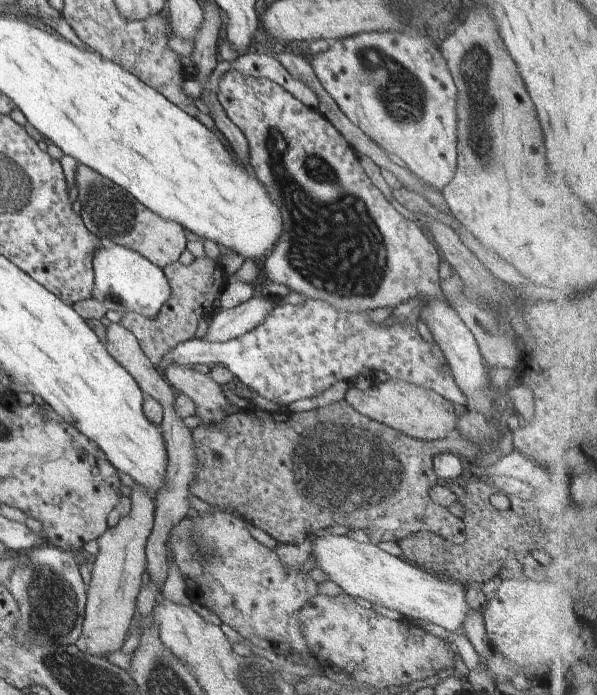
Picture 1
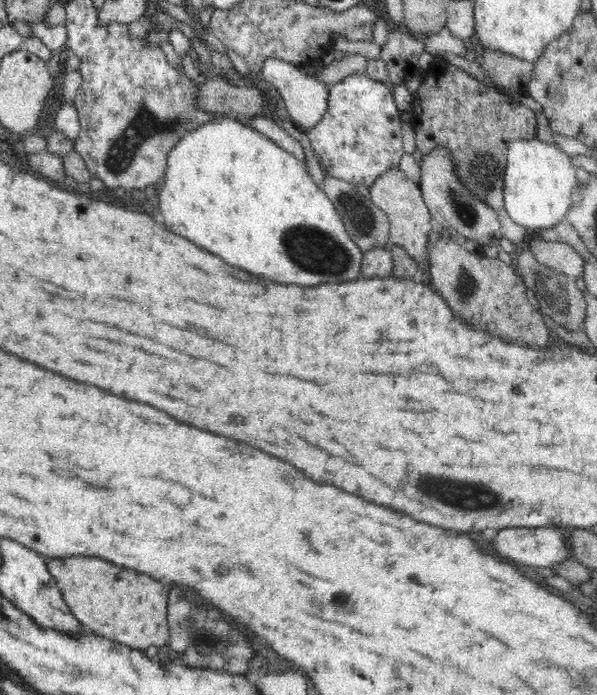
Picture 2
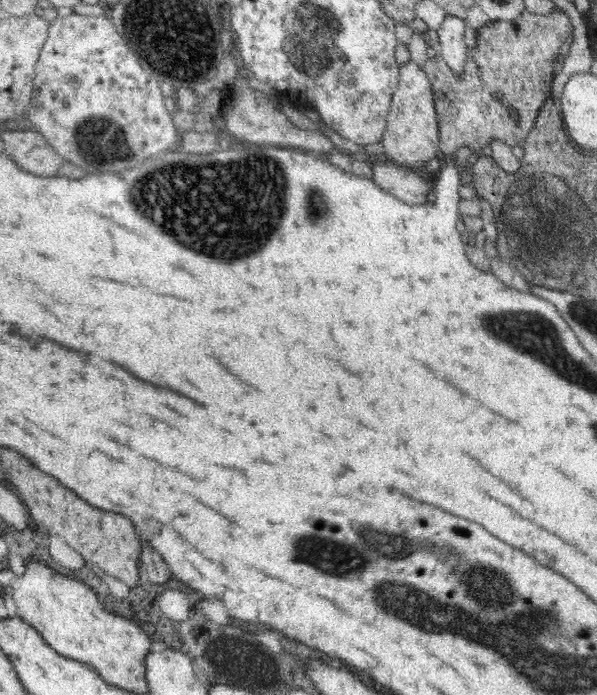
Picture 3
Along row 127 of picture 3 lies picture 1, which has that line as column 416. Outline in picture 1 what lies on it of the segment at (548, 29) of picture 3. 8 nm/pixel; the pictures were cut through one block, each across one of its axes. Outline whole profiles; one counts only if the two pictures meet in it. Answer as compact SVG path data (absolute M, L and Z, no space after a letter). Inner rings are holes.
M343 400L331 404L327 407L320 407L306 412L277 413L277 412L263 411L255 407L252 408L251 410L238 410L238 412L227 414L222 424L210 425L210 426L198 425L194 430L192 430L192 440L194 440L194 448L196 448L196 450L194 450L194 452L196 452L196 460L198 460L198 466L196 466L198 480L197 479L192 480L192 484L190 486L190 492L194 496L200 497L204 501L207 501L208 504L216 505L216 508L226 508L226 510L228 510L226 512L230 512L231 514L238 514L238 516L242 518L244 521L248 520L248 522L250 522L253 526L256 526L256 528L260 528L260 530L264 530L266 534L270 534L270 536L272 536L272 538L275 538L277 542L284 543L284 544L301 544L306 541L306 538L310 534L310 532L316 530L316 528L332 528L332 524L344 524L344 528L362 528L362 530L366 530L366 532L370 532L367 535L370 539L370 543L374 545L378 545L381 542L392 542L392 541L398 542L399 540L406 539L408 538L408 536L411 536L412 534L420 531L430 531L432 533L435 532L437 535L440 535L441 537L445 537L448 541L450 541L454 545L462 544L462 542L465 542L466 540L466 536L462 534L462 530L464 530L464 524L462 524L462 522L458 522L458 518L452 515L447 508L444 508L443 506L440 506L435 502L432 502L432 499L428 494L428 492L430 492L430 489L434 485L439 483L439 480L436 476L436 472L434 472L434 468L433 468L433 458L435 457L435 455L438 455L440 453L452 453L460 457L462 460L472 461L482 453L480 446L478 446L478 444L474 444L474 442L470 442L470 440L464 440L464 438L460 438L460 436L458 436L456 433L447 438L440 438L440 440L424 441L420 439L415 439L412 438L411 436L408 436L407 434L398 432L397 430L390 428L389 426L384 426L384 424L380 424L379 422L376 422L375 420L372 420L371 418L364 416L354 406L350 406L350 404L348 404L345 400Z

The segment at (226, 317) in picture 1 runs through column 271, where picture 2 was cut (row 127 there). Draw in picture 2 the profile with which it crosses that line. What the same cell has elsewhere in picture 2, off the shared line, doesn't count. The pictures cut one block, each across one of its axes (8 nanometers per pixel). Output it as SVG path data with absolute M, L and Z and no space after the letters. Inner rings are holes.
M268 58L262 64L261 74L268 80L284 99L286 110L290 115L290 120L302 131L307 132L308 128L316 126L316 122L322 120L328 108L328 87L330 85L322 83L320 79L307 75L300 71L293 64L280 60L279 58Z

